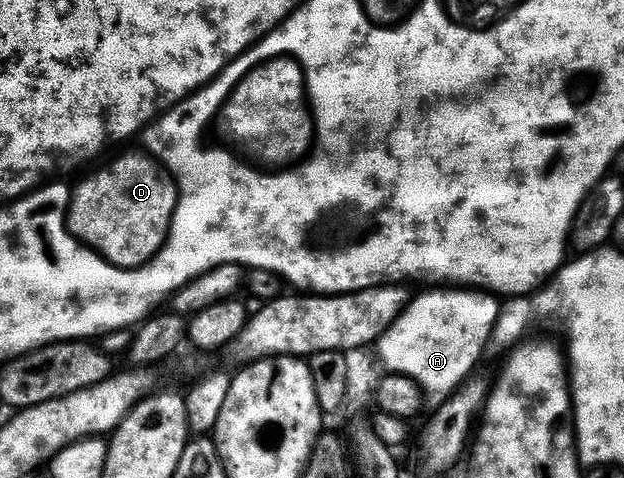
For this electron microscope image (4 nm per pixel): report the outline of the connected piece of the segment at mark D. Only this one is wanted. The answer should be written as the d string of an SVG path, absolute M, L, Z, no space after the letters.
M125 155L114 161L110 167L94 173L90 179L85 179L72 192L69 212L66 215L68 232L84 247L93 247L93 255L99 257L109 269L123 269L127 273L146 271L159 259L159 249L165 247L169 240L169 230L173 228L173 218L177 212L179 192L177 181L162 164L152 155Z

